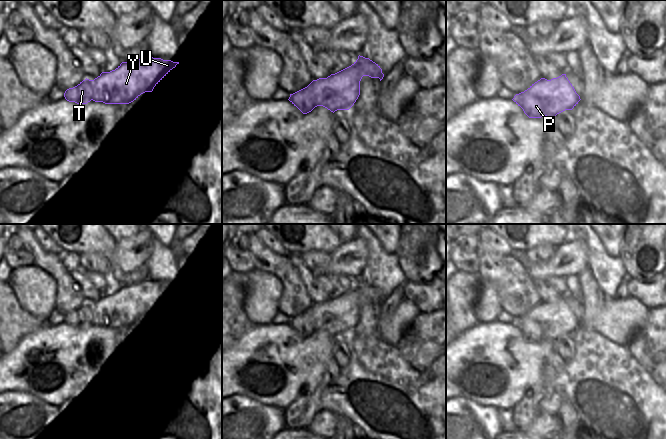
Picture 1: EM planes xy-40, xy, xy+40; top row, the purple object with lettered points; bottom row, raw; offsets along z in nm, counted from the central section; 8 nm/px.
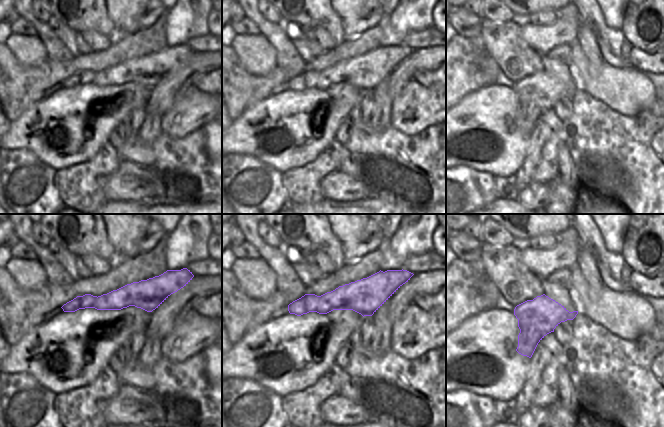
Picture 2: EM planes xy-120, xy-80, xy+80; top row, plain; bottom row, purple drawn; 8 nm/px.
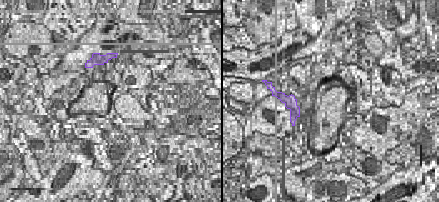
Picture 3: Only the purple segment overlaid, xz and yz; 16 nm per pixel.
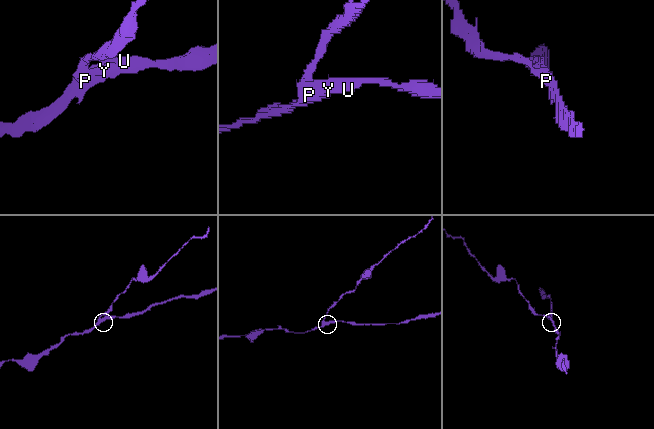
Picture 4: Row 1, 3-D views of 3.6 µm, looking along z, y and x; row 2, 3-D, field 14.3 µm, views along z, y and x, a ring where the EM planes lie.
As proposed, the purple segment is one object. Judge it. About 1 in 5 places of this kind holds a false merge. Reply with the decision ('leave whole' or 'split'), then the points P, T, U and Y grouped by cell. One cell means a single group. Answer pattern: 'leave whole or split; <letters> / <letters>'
split; P U Y / T

